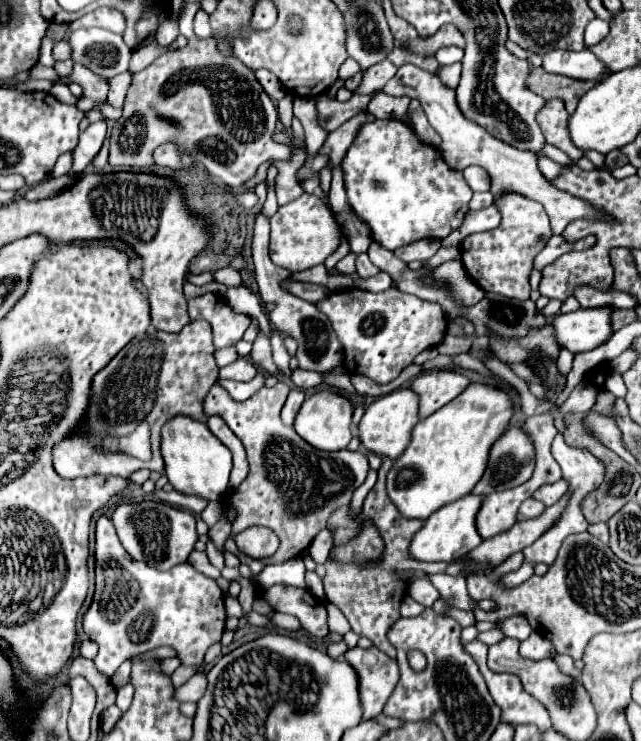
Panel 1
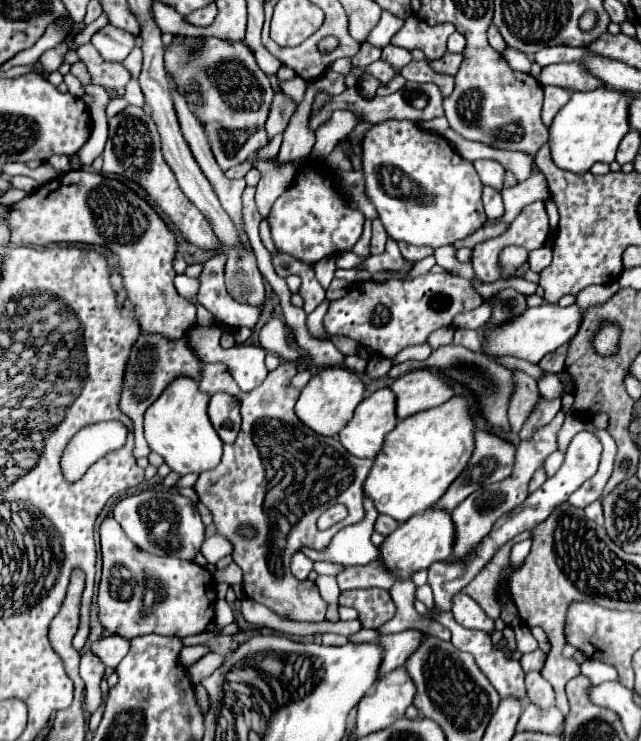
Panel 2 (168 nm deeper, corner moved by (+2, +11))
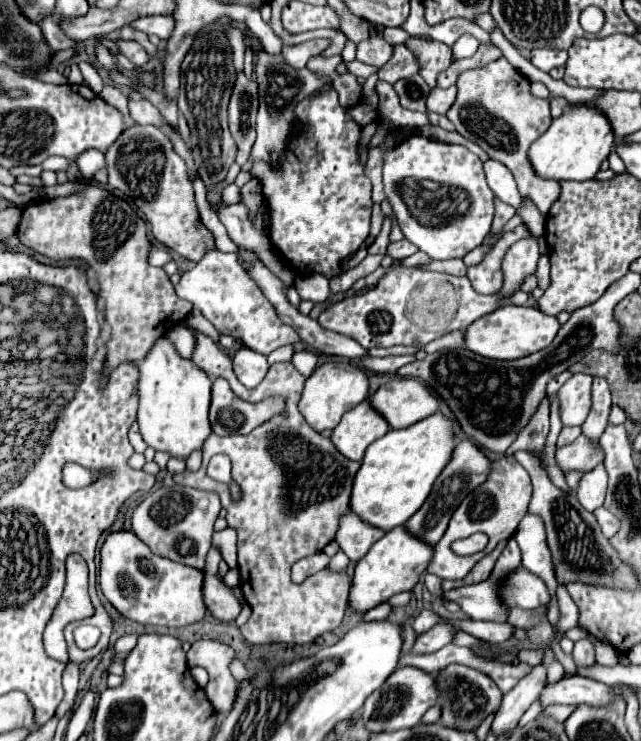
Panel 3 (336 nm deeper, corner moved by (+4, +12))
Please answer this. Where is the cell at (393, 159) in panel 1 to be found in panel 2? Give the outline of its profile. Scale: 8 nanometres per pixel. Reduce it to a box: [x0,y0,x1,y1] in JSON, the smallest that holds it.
[363,121,487,249]

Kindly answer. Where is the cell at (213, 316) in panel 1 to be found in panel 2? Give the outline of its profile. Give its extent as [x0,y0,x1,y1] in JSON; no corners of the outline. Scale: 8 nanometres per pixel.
[197,253,261,329]

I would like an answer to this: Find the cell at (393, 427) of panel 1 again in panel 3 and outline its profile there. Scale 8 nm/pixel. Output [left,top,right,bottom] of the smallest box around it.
[331,400,387,460]

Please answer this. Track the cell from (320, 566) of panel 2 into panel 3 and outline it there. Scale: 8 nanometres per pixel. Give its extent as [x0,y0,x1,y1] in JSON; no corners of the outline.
[335,512,383,562]

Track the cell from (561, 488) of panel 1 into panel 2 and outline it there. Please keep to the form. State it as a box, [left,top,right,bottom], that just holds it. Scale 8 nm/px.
[545,451,565,477]

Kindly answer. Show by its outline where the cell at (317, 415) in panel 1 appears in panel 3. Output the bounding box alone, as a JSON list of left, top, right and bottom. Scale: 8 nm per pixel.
[299,362,369,432]

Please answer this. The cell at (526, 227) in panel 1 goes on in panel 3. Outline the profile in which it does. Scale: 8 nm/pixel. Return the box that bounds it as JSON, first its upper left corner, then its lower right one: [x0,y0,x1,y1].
[467,222,529,294]

